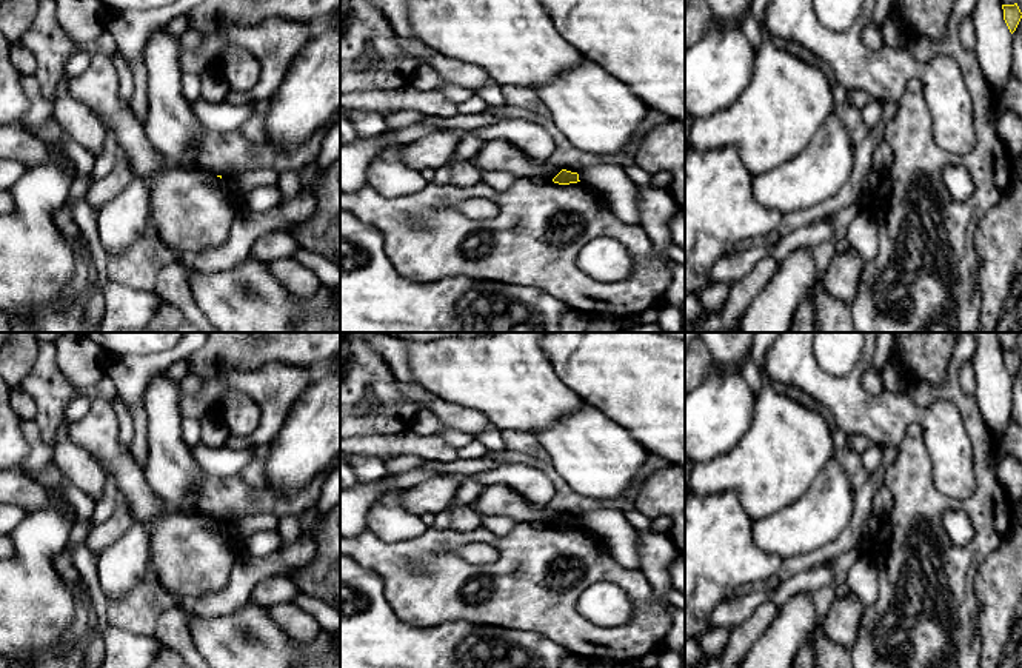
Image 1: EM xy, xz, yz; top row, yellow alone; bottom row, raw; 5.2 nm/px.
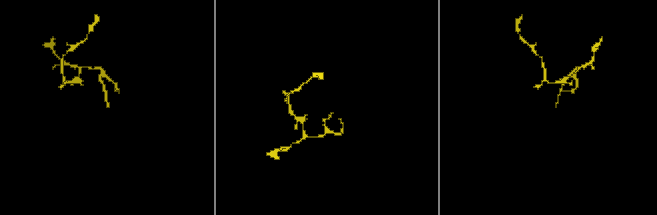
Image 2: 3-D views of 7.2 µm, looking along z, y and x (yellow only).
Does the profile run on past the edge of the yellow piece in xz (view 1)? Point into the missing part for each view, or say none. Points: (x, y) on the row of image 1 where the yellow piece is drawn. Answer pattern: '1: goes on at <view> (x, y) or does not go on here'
1: does not go on here

